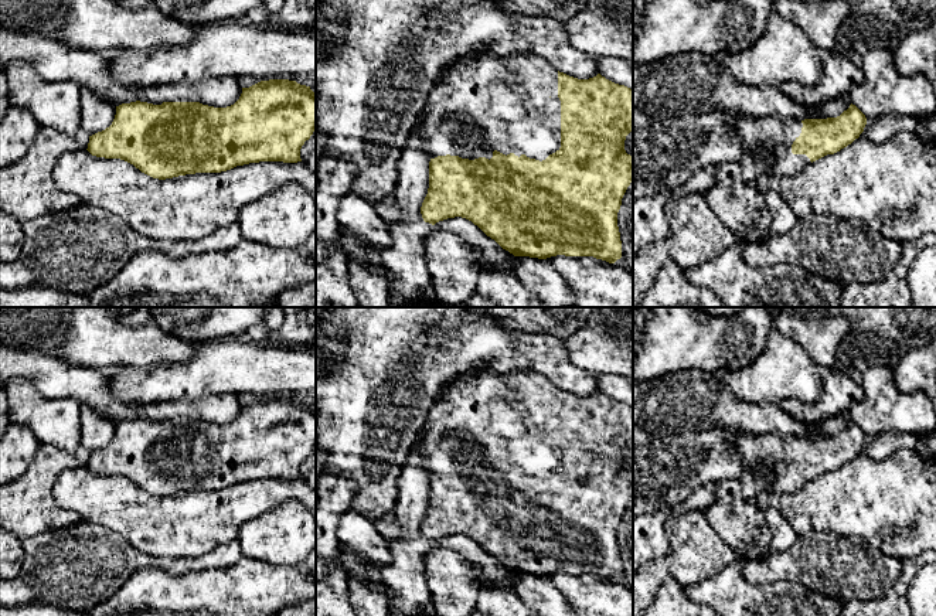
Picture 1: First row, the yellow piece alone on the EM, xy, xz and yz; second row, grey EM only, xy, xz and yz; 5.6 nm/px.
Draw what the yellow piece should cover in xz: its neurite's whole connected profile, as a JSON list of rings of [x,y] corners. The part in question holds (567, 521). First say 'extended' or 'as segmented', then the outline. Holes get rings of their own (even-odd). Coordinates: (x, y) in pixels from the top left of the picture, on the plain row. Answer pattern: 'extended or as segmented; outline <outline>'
extended; outline [[[477,372],[462,375],[447,385],[432,405],[422,435],[416,443],[425,456],[423,467],[429,473],[429,506],[421,531],[425,540],[462,534],[477,542],[487,554],[514,574],[547,576],[557,572],[593,574],[615,581],[622,575],[622,558],[617,530],[622,515],[633,498],[633,474],[624,467],[626,453],[633,449],[633,406],[615,401],[600,391],[578,397],[557,388],[542,375],[531,372],[494,374]]]

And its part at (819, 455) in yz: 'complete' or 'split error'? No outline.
split error

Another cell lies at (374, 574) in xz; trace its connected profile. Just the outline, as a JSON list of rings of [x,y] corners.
[[[343,548],[343,551],[355,555],[368,566],[368,574],[363,578],[348,576],[350,602],[355,615],[389,616],[389,596],[371,588],[374,583],[382,582],[381,566],[351,548]]]

